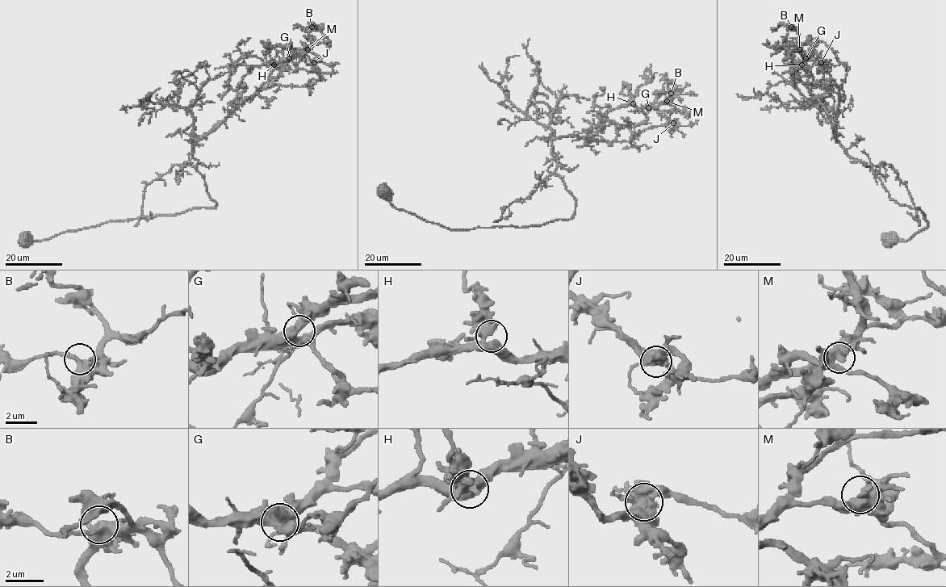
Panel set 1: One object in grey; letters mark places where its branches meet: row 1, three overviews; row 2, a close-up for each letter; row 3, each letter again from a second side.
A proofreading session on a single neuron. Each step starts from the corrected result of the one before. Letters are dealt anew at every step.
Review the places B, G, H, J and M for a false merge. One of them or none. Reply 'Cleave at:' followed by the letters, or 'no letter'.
Cleave at: no letter

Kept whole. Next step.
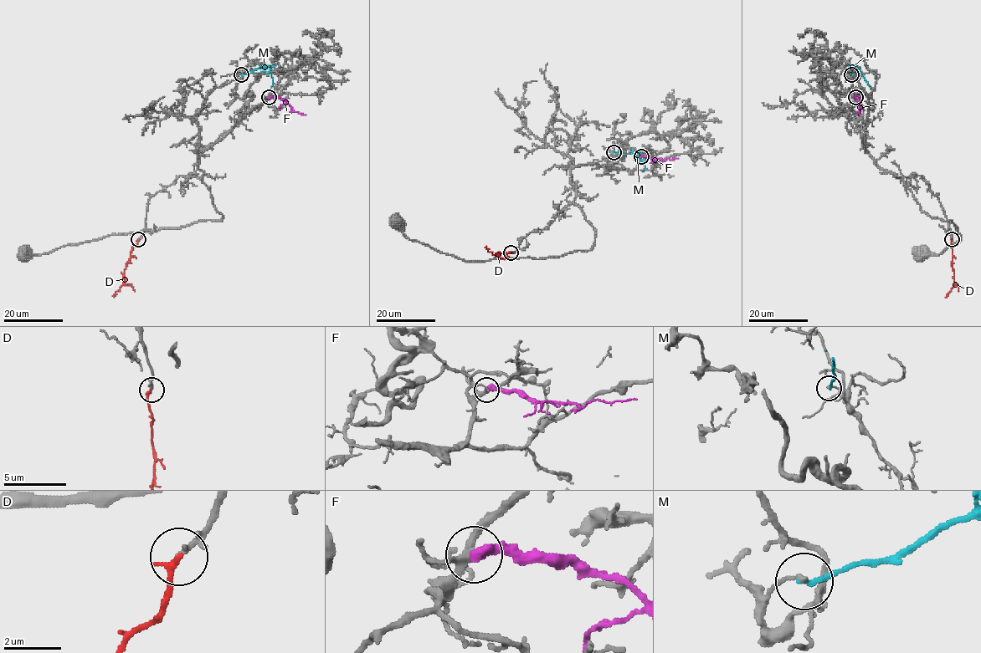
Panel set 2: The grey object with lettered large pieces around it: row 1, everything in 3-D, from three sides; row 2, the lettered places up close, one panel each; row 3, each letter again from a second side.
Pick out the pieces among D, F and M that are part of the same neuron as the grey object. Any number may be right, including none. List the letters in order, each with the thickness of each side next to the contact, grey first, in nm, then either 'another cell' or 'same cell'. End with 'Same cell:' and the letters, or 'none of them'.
D: 170 nm thick on the grey side, 220 nm on the other; same cell
F: 240 nm thick on the grey side, 400 nm on the other; another cell
M: 120 nm thick on the grey side, 160 nm on the other; another cell
Same cell: D

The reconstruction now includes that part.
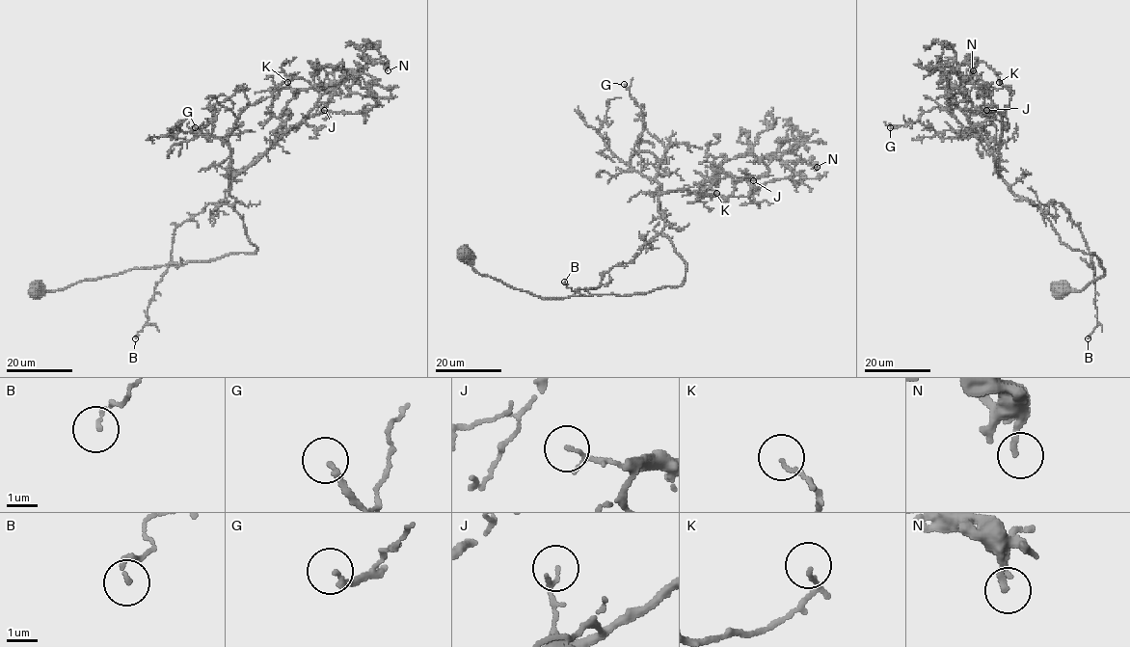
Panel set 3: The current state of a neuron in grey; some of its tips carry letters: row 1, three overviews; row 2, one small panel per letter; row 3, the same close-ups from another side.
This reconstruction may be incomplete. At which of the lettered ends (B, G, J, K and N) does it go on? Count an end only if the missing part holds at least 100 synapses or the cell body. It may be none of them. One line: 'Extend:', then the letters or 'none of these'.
Extend: none of these

